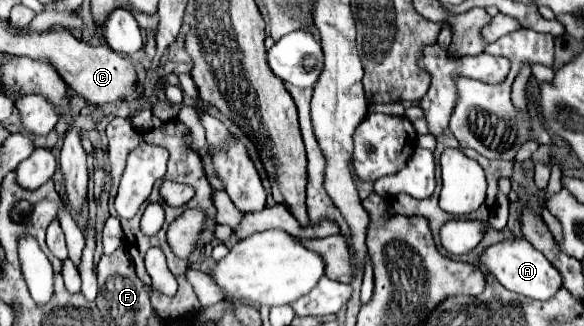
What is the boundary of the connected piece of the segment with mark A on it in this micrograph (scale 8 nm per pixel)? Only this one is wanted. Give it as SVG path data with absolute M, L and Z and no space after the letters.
M523 237L503 239L503 241L487 247L481 253L479 259L481 259L483 269L487 273L491 273L505 289L509 289L513 293L519 293L523 297L531 297L531 299L537 299L537 301L547 301L561 287L559 271L545 259L545 255L541 251L531 247L531 243L527 243L527 239L523 239Z

